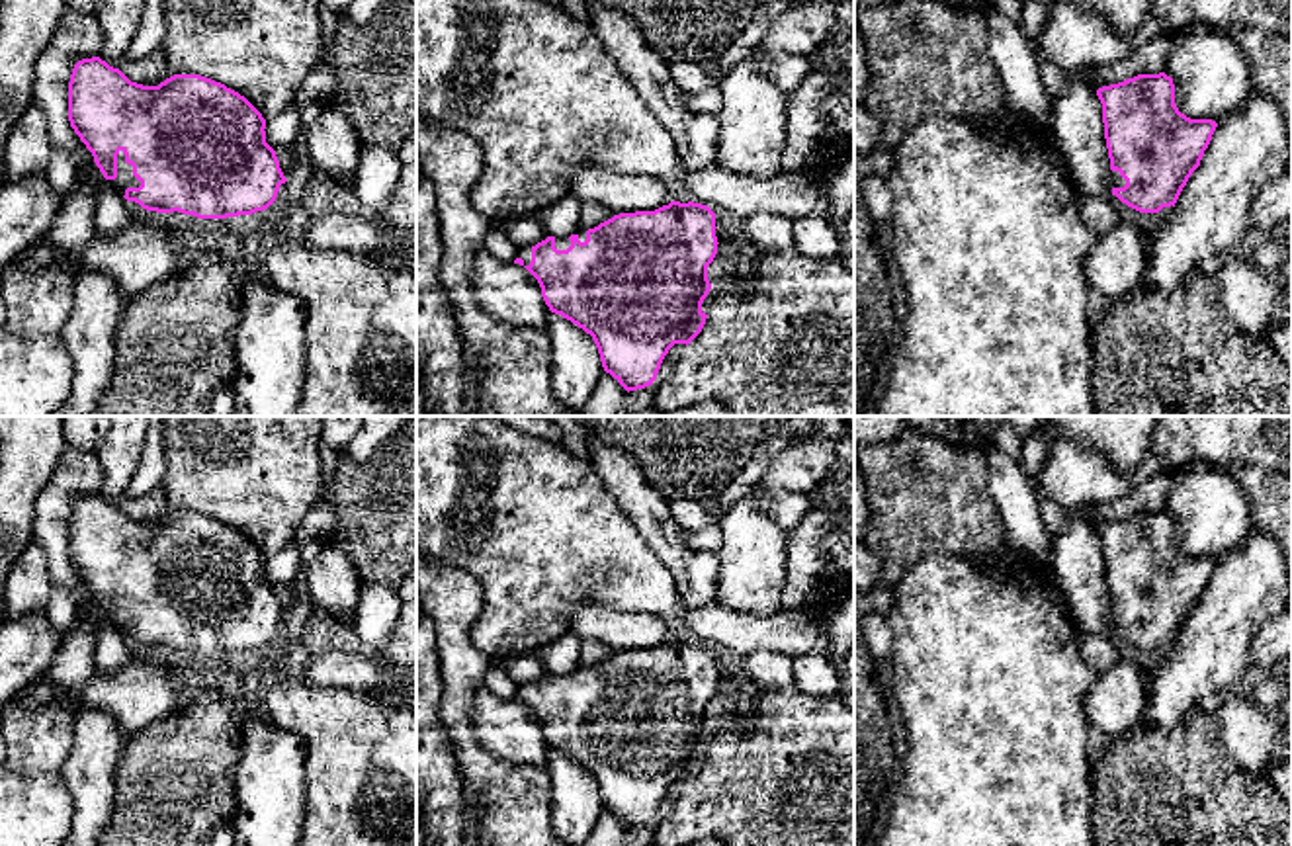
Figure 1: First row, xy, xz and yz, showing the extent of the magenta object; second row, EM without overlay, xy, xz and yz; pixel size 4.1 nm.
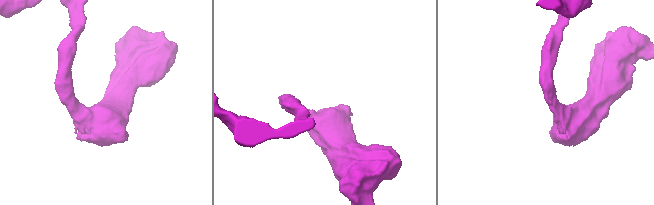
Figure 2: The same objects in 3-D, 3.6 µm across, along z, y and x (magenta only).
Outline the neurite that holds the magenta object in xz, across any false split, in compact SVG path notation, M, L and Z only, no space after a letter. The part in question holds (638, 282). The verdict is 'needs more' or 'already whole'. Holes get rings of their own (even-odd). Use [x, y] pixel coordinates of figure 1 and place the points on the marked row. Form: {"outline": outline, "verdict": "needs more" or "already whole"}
{"outline": "M670 201L655 211L614 215L571 236L547 236L536 246L520 246L514 264L524 266L538 279L551 313L592 336L604 371L629 393L653 385L668 350L674 344L688 346L702 332L708 318L702 303L711 289L708 266L719 244L715 229L715 213L708 205Z", "verdict": "needs more"}

